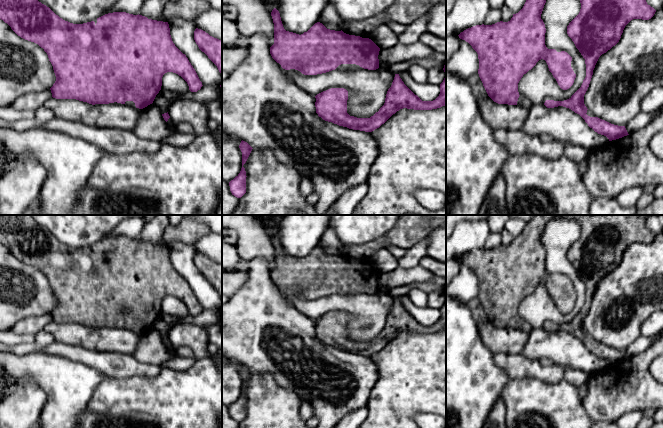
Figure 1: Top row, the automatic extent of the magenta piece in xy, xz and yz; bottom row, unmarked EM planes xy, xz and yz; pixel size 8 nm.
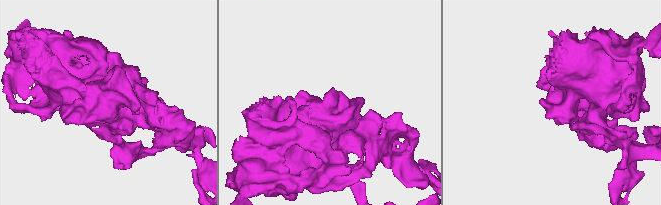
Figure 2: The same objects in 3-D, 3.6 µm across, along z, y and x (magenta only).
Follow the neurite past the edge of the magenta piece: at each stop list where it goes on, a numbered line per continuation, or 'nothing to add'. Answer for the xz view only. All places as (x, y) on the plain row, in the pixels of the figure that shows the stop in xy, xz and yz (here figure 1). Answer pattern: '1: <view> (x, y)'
1: xz (344, 291)

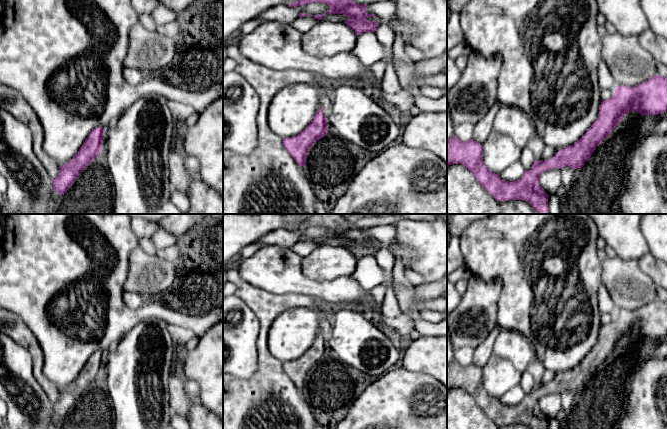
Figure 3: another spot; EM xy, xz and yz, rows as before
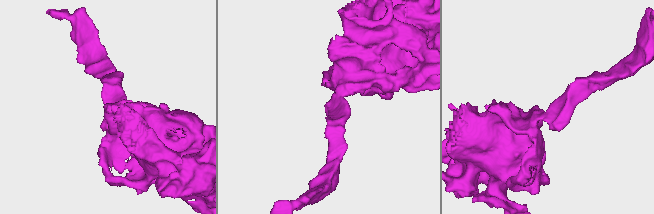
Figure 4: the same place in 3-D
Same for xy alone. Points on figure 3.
nothing to add

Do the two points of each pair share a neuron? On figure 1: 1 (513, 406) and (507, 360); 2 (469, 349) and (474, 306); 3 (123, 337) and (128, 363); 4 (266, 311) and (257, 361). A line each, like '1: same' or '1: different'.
1: different
2: different
3: different
4: same

